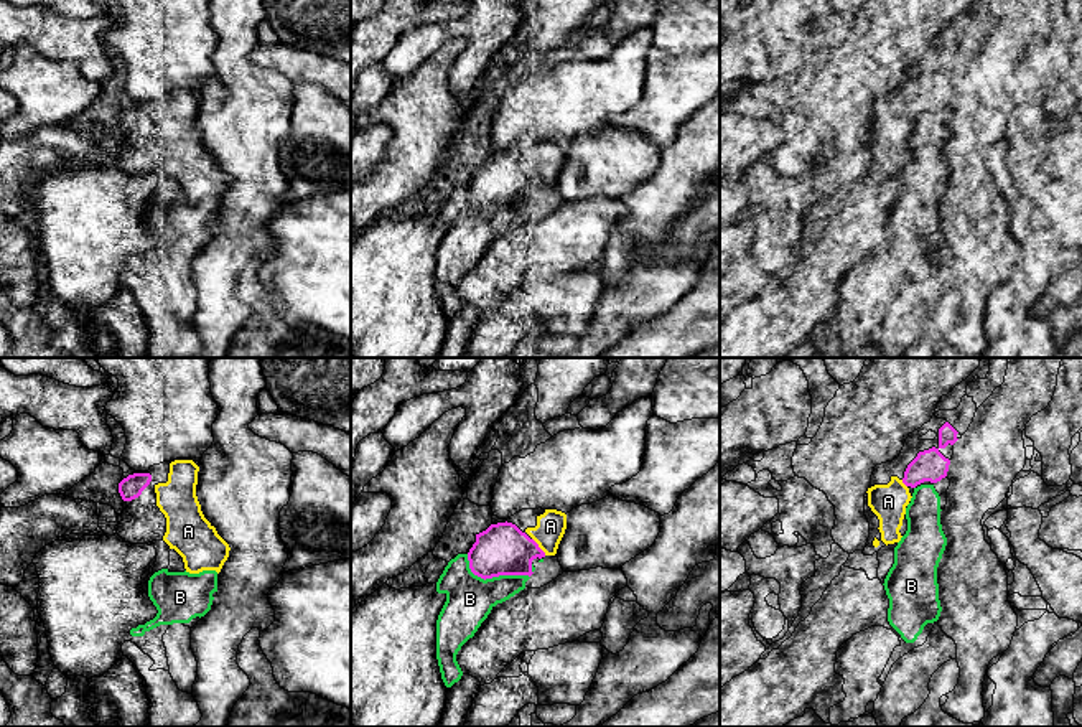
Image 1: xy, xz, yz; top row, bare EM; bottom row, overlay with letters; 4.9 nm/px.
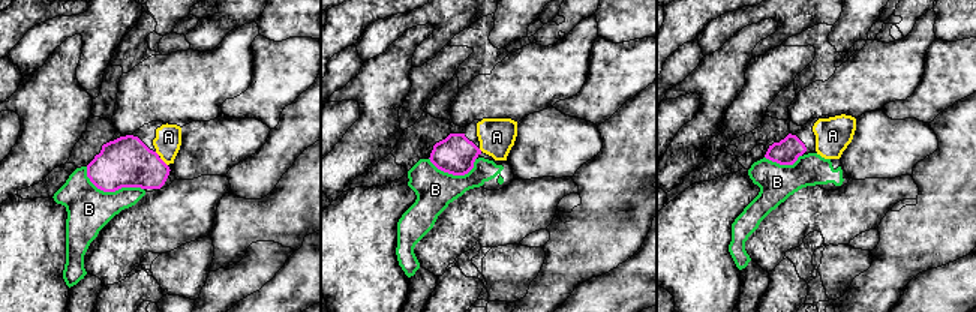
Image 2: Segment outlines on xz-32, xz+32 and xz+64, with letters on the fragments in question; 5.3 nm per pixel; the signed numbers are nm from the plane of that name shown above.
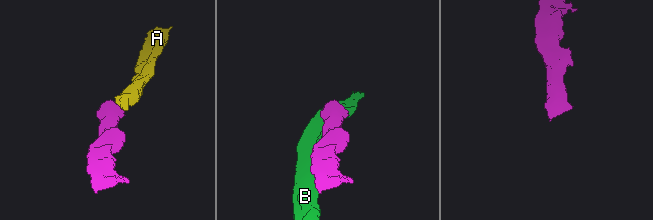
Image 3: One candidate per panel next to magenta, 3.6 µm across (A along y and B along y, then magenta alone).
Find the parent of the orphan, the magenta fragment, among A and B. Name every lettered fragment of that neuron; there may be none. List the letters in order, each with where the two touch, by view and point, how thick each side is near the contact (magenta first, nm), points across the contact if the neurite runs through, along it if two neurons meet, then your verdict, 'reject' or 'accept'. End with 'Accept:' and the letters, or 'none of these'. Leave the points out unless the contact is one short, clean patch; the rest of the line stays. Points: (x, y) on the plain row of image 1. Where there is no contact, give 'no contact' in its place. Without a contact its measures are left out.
A: contact xz (537, 177); calibres 260 and 140 nm; accept
B: contact xz (493, 206); calibres 260 and 240 nm; border xz (466, 185), (470, 200), (485, 210), (499, 206), (529, 208); reject
Accept: A

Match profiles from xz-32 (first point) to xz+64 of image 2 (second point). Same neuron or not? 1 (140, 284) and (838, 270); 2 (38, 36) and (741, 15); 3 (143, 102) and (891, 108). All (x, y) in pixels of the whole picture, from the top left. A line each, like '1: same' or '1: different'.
1: different
2: same
3: different

